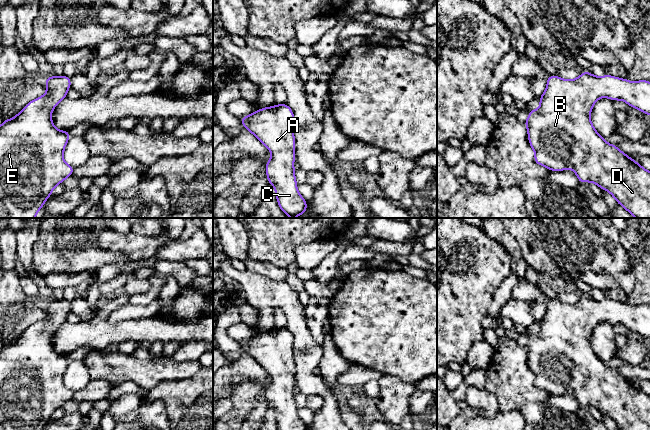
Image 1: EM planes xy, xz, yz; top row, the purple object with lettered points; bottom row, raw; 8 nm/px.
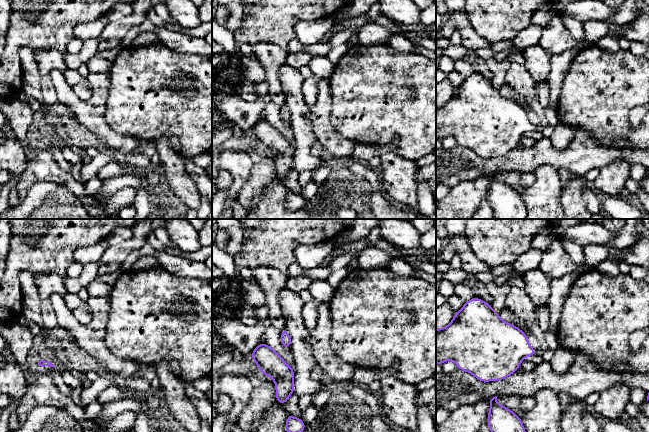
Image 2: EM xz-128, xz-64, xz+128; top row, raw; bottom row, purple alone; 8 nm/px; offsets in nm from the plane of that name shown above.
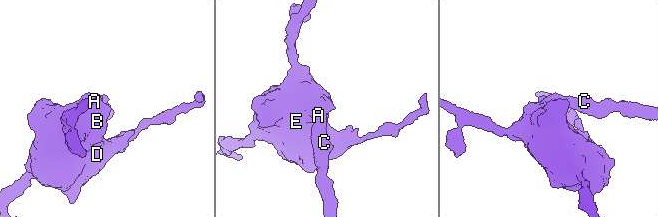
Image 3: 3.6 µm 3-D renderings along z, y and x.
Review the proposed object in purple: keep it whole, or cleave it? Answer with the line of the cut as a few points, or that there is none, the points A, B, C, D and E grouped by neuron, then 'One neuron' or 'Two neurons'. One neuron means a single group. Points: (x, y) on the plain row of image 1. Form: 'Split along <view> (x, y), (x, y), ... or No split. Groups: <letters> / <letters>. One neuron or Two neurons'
No split. Groups: A B C D E. One neuron

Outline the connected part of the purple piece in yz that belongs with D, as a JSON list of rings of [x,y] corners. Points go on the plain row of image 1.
[[[587,295],[581,297],[574,304],[549,299],[547,311],[539,322],[539,332],[530,334],[527,344],[524,346],[528,355],[528,365],[535,377],[534,385],[551,395],[560,396],[565,393],[572,393],[579,407],[595,407],[602,414],[608,415],[621,430],[650,430],[650,395],[624,378],[616,369],[607,367],[591,347],[591,334],[595,326],[603,321],[612,325],[623,324],[628,330],[650,339],[650,305],[648,304],[631,306],[611,299],[598,301]]]

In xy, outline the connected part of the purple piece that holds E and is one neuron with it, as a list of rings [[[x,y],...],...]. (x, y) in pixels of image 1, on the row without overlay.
[[[52,299],[43,305],[47,315],[43,320],[31,324],[21,336],[12,343],[6,343],[0,350],[0,430],[43,430],[52,419],[52,414],[73,399],[74,391],[63,382],[64,373],[71,361],[69,355],[60,355],[51,344],[55,330],[67,321],[71,302]]]

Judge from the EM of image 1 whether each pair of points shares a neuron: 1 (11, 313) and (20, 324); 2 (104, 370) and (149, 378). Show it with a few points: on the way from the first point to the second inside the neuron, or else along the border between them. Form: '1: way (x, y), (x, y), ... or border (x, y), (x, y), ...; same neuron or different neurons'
1: way (12, 316), (17, 321); same neuron
2: way (115, 370), (138, 370); same neuron

